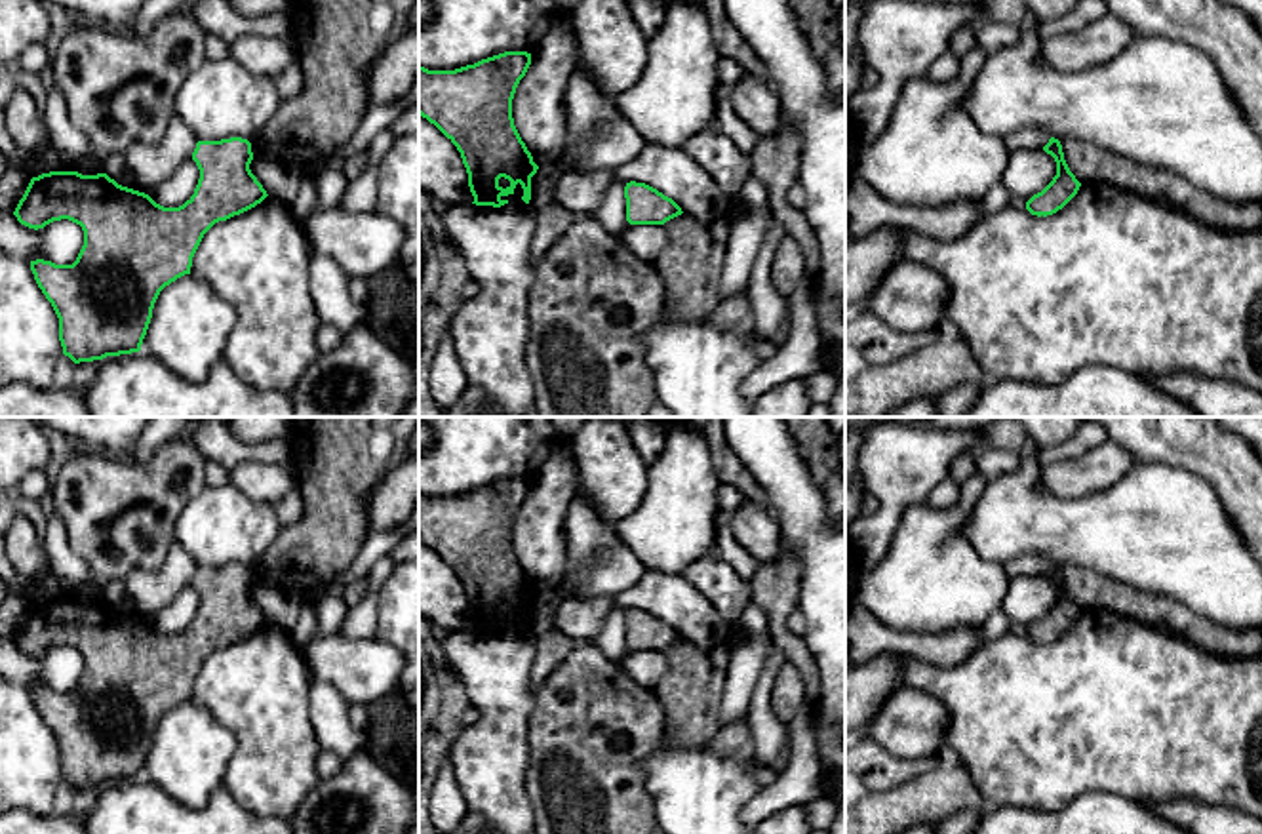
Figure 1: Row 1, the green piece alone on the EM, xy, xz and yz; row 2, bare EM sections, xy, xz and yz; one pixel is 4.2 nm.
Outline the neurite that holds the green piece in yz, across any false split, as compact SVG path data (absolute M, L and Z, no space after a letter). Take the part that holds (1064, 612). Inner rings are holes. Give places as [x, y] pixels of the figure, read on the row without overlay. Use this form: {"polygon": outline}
{"polygon": "M1051 564L1043 577L1055 585L1056 602L1041 619L1034 621L1026 628L1026 636L1037 644L1047 644L1062 636L1081 613L1064 586L1062 571L1058 566Z"}

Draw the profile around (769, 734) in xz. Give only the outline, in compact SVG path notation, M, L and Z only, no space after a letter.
M752 600L742 609L740 621L735 628L740 632L740 636L763 636L769 644L767 661L744 714L754 737L756 760L769 767L784 754L788 739L786 724L782 724L771 710L771 691L780 666L786 663L786 657L771 638L763 609Z

